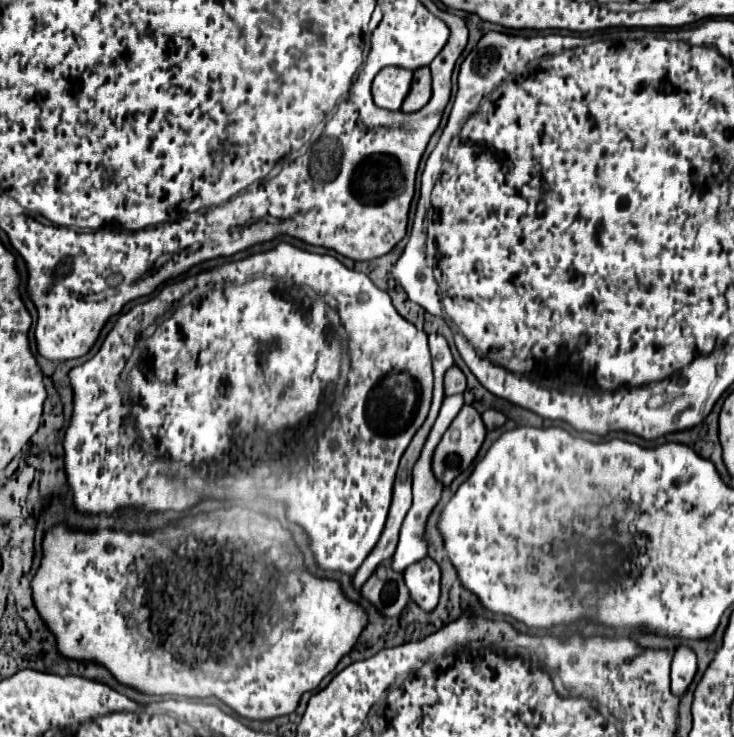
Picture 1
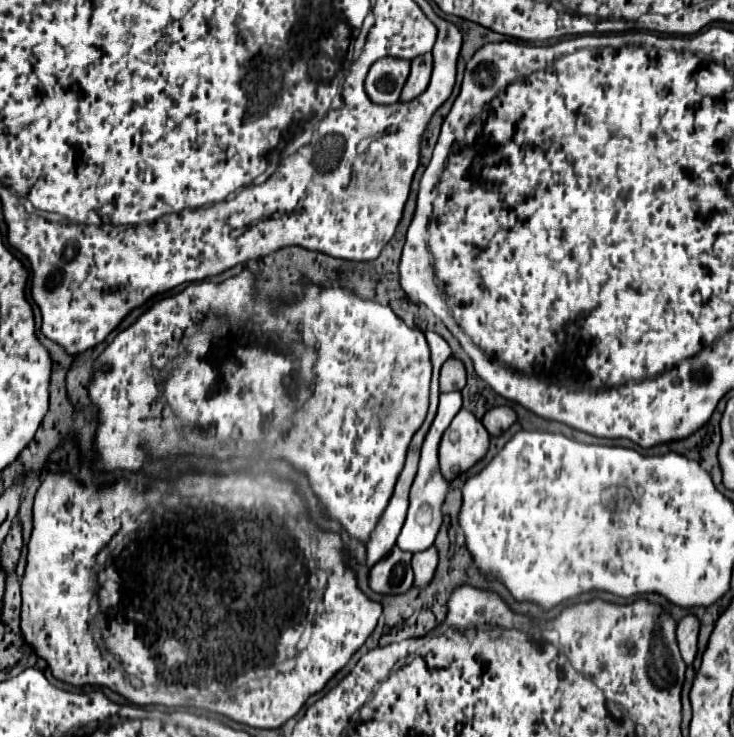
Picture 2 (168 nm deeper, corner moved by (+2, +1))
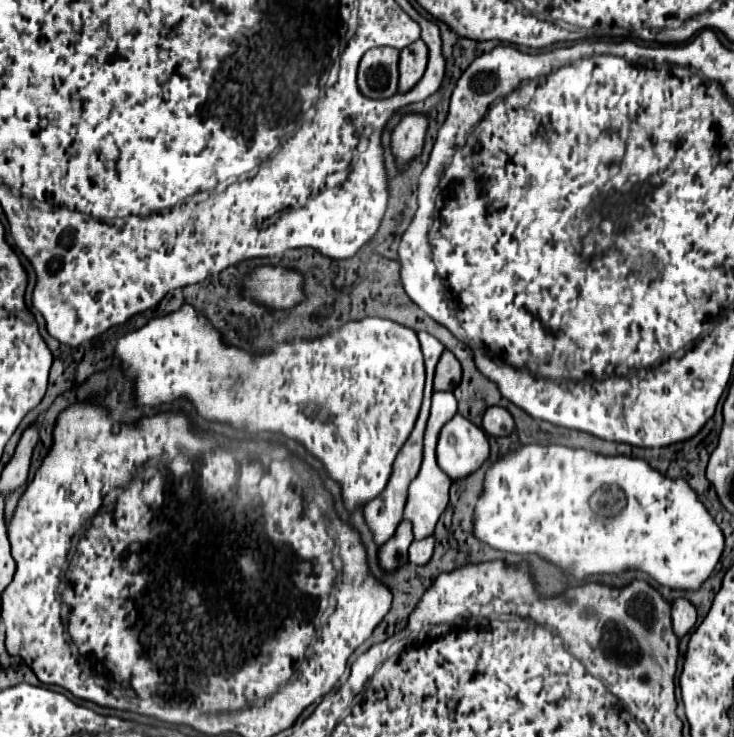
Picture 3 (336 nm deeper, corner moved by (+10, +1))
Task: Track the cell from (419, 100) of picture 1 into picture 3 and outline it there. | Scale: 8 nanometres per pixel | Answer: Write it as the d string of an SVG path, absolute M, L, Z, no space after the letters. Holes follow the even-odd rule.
M421 39L417 43L413 43L411 47L405 47L401 51L401 59L399 59L399 93L407 93L419 83L419 79L423 77L425 65L427 65L427 47Z

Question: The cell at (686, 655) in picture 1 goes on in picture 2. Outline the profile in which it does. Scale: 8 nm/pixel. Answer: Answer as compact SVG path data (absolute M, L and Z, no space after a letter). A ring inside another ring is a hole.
M685 615L677 625L677 643L687 665L693 663L697 653L697 633L699 633L699 619L695 615Z

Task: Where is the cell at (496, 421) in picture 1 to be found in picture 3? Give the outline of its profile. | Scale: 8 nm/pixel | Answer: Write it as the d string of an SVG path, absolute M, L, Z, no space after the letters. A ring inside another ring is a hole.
M489 407L483 415L483 421L481 421L481 427L487 435L493 435L493 437L503 437L503 435L509 435L515 427L513 423L513 417L507 409L503 407Z

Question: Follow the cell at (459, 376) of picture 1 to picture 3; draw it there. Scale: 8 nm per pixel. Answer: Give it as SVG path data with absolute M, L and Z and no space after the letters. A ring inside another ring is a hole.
M443 351L441 363L437 363L435 369L435 391L453 391L457 387L457 381L461 381L461 363L455 359L451 351Z

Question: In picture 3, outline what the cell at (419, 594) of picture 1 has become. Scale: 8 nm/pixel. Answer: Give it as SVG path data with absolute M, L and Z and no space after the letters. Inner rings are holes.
M425 537L421 541L413 541L409 547L409 561L413 565L425 565L433 555L433 537Z

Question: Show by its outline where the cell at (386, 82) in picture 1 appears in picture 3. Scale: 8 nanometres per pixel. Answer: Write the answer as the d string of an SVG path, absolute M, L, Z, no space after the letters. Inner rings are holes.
M375 47L359 63L359 91L371 99L385 99L397 93L399 51L393 47Z

